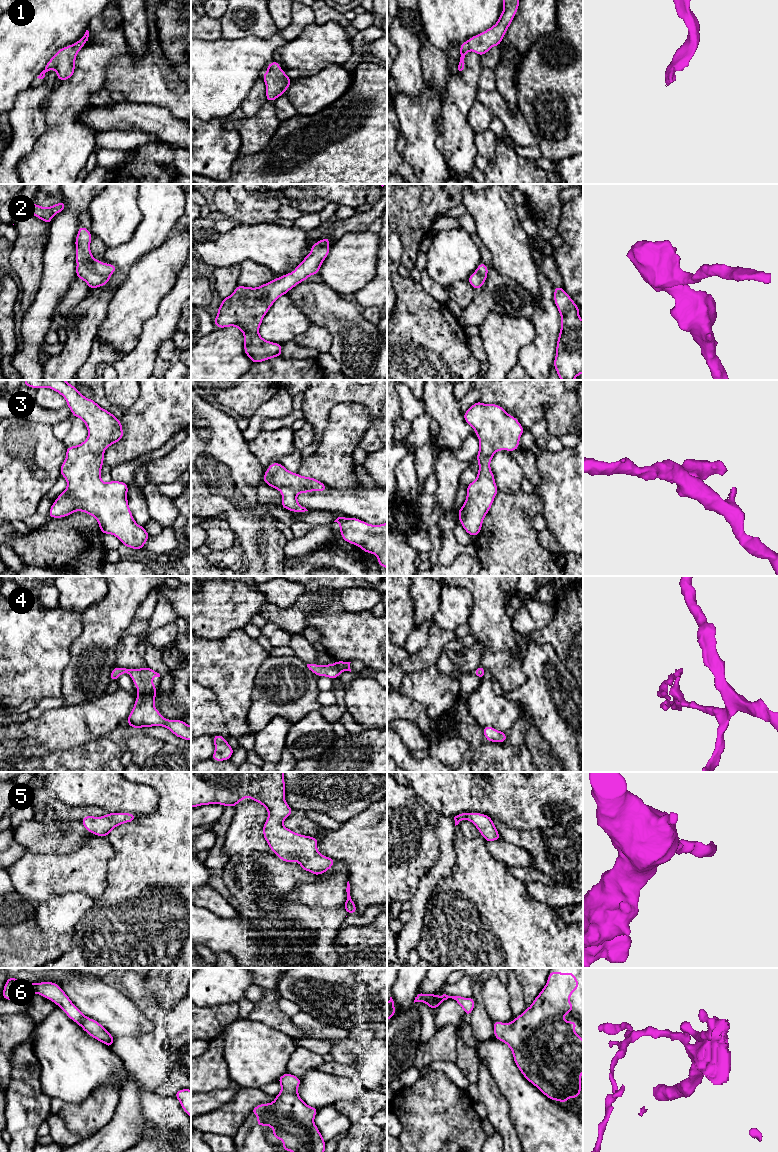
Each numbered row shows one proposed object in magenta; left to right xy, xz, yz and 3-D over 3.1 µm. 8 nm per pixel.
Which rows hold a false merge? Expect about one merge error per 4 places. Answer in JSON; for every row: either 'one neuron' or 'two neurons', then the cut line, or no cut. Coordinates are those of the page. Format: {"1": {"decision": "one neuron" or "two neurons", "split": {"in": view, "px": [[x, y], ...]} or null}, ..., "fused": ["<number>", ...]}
{"1": {"decision": "one neuron", "split": null}, "2": {"decision": "one neuron", "split": null}, "3": {"decision": "one neuron", "split": null}, "4": {"decision": "one neuron", "split": null}, "5": {"decision": "one neuron", "split": null}, "6": {"decision": "one neuron", "split": null}, "fused": []}

